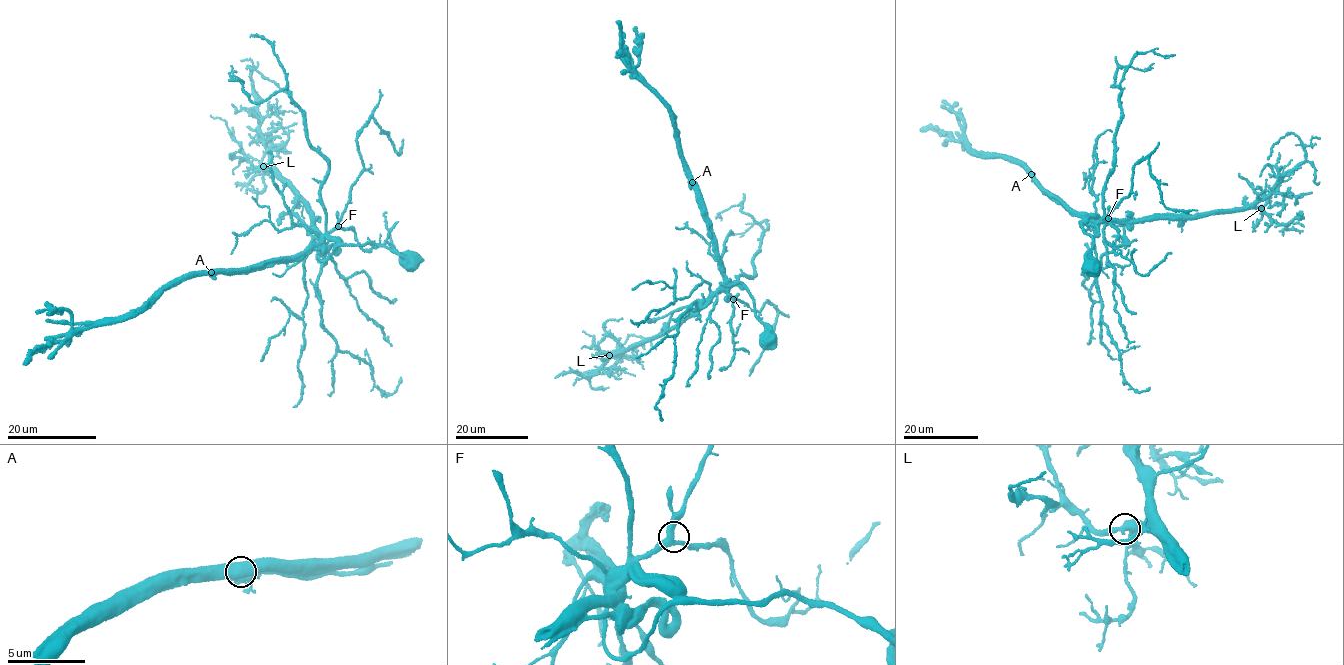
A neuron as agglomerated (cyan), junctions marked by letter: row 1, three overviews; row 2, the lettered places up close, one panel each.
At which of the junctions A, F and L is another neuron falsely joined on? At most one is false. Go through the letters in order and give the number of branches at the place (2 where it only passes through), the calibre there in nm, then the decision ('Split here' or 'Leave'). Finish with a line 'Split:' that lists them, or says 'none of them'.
A: Branches: 2. Thickness 750 nm. Split here
F: Branches: 3. Thickness 360 nm. Leave
L: Branches: 3. Thickness 420 nm. Leave
Split: A

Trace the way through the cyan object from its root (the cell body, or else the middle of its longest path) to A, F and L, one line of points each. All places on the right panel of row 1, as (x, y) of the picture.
A: (1093, 266), (1092, 238), (1085, 234), (1082, 221), (1092, 216), (1094, 218), (1075, 213), (1042, 191), (1030, 174)
F: (1093, 266), (1092, 238), (1085, 234), (1082, 221), (1093, 216), (1108, 218)
L: (1093, 266), (1092, 238), (1085, 234), (1082, 221), (1093, 216), (1127, 222), (1246, 206), (1261, 208)

